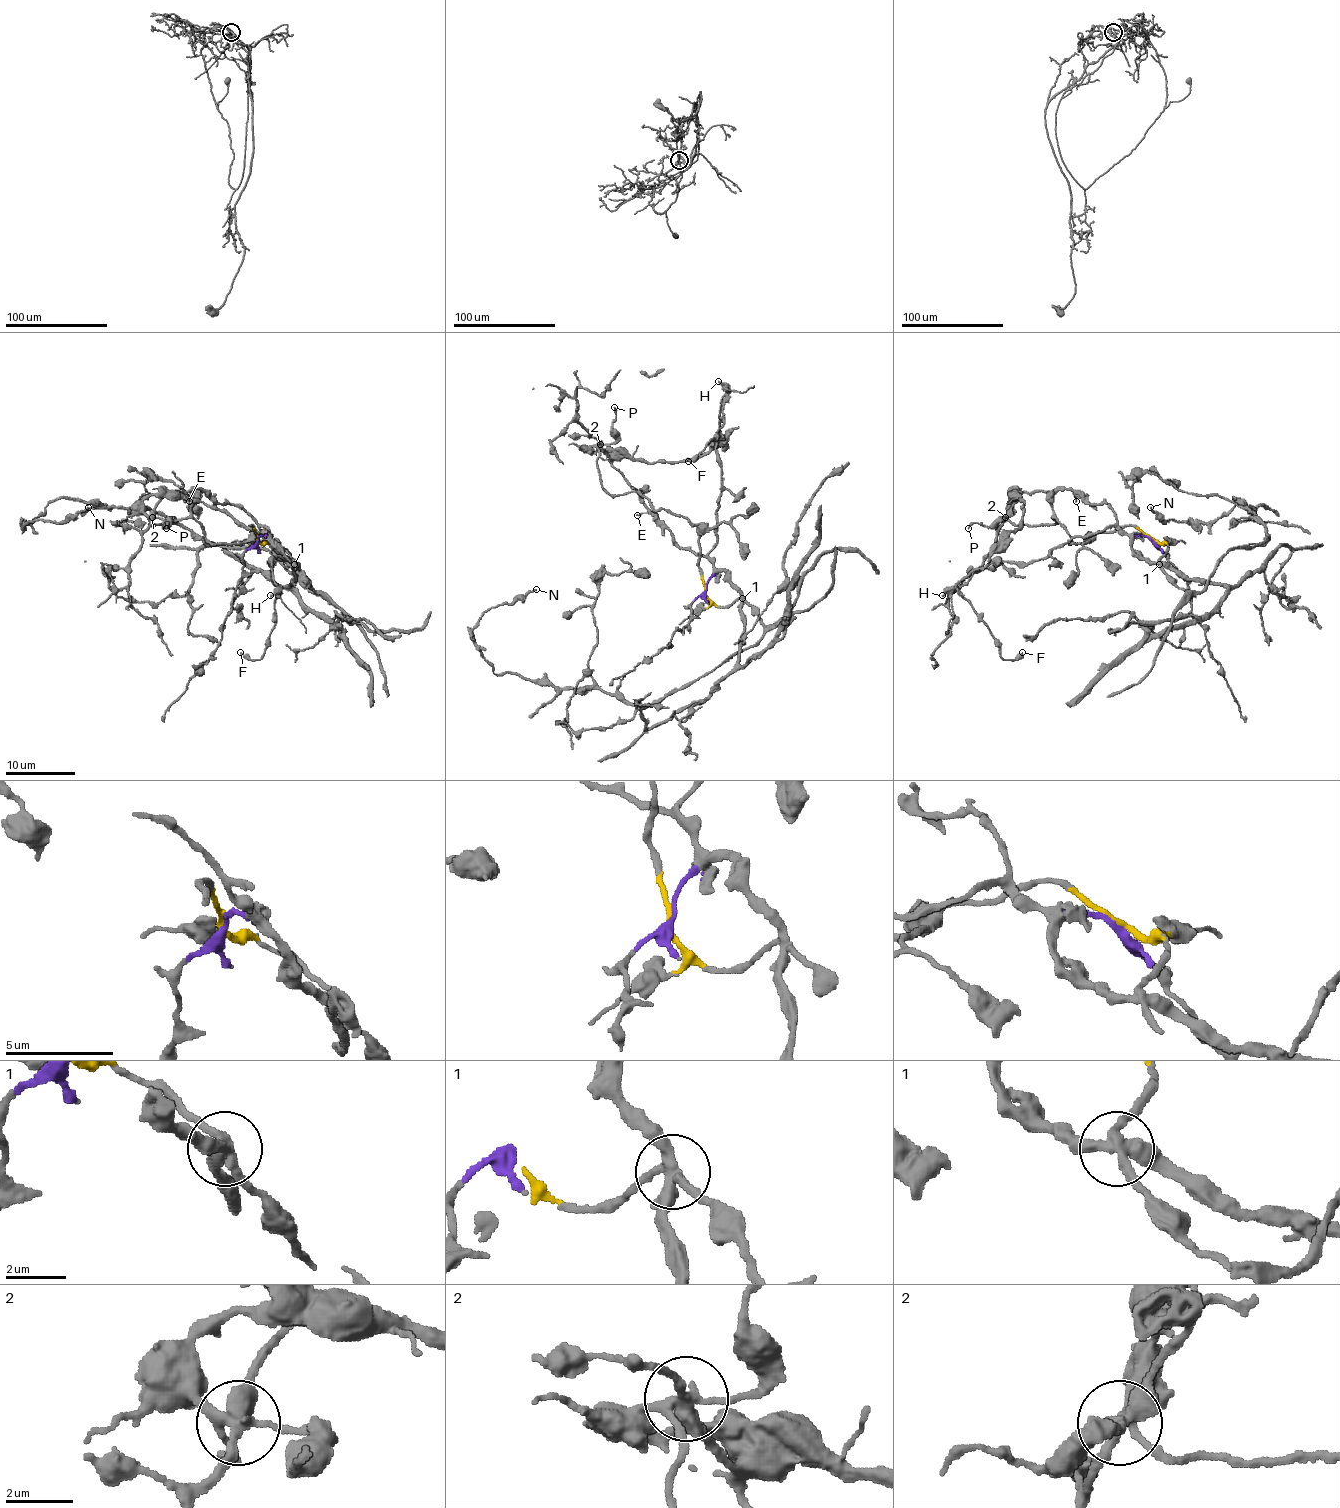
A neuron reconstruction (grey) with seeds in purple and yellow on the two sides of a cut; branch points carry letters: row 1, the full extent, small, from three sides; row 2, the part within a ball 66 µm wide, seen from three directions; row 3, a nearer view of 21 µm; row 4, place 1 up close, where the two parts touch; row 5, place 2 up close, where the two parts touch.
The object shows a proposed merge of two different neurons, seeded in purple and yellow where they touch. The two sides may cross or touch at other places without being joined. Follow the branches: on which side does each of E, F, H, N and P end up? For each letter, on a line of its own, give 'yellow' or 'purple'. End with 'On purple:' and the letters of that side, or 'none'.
E: purple
F: purple
H: purple
N: yellow
P: yellow
On purple: E, F, H

